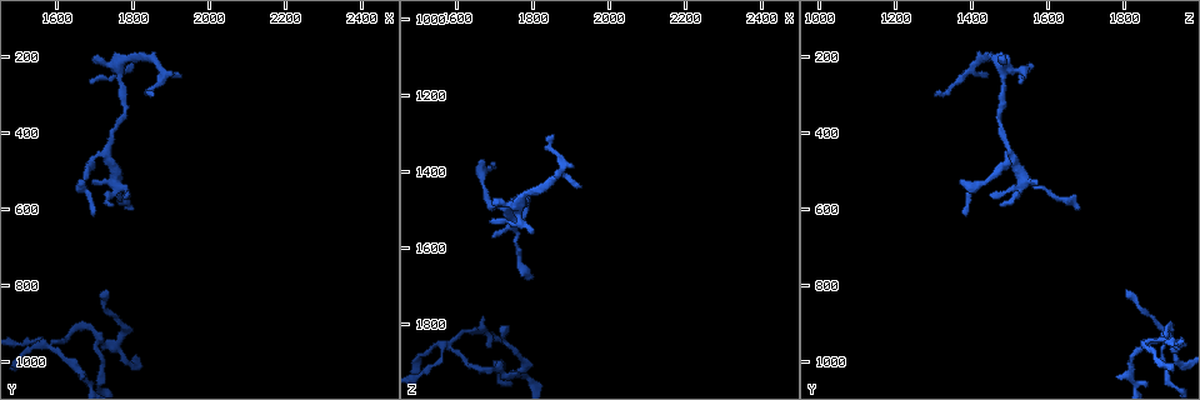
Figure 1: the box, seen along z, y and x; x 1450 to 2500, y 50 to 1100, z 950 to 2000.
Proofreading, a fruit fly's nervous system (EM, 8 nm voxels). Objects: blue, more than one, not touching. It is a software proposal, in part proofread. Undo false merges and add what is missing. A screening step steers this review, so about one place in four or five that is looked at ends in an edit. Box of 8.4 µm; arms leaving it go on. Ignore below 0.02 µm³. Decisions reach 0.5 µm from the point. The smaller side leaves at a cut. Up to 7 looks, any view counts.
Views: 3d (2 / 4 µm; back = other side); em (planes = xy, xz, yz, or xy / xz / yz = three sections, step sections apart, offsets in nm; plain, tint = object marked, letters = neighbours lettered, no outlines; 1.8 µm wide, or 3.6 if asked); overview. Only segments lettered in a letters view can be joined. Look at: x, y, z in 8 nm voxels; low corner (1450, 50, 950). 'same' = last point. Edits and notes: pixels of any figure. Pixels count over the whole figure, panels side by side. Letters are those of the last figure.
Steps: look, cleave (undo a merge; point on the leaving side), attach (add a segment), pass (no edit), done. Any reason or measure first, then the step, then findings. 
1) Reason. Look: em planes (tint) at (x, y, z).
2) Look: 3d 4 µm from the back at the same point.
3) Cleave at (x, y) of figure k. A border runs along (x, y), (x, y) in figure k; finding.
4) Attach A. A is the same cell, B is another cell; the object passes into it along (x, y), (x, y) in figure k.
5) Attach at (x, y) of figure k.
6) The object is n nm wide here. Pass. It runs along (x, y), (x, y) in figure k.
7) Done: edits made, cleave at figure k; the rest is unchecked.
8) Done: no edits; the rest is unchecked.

Tapers out. Look: 3d 2 µm at (1860, 295, 1310).

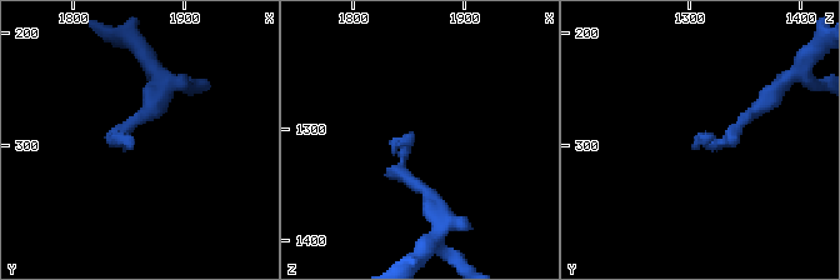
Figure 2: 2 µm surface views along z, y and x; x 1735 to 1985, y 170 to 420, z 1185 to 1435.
Look: em planes (plain) at (1854, 298, 1306).

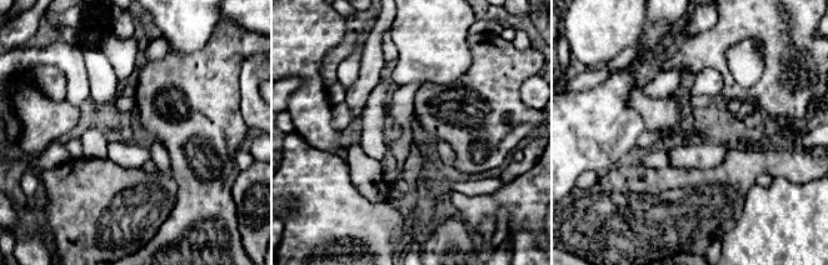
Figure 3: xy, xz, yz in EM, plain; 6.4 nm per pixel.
Look: em planes (letters) at the same point.

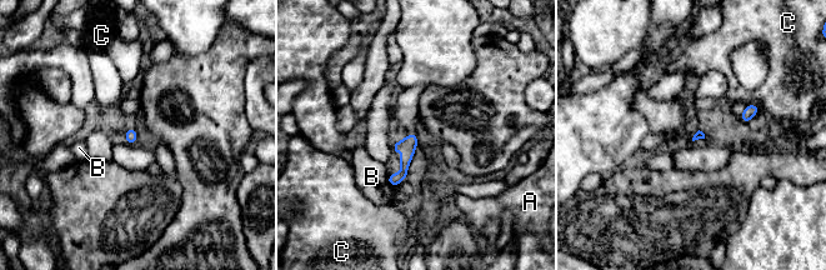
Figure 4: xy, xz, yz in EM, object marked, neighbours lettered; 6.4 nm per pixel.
Pass. A, B and C are other cells; it runs along (414, 138), (393, 181) in figure 4; none of them fits.

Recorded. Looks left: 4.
Free end. Look: em 3.6 µm planes (letters) at (1690, 535, 1575).

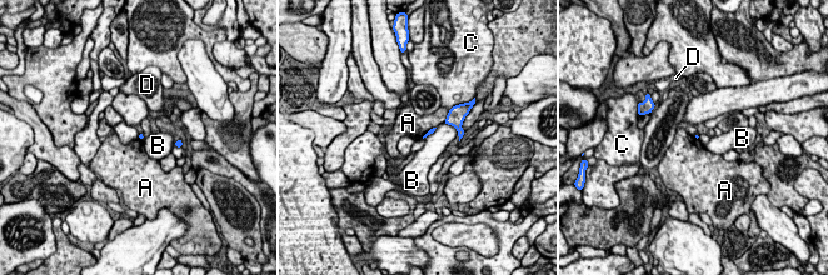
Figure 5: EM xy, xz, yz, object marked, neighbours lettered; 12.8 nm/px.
Pass. A, B, C and D are other cells; a border runs along (435, 126), (430, 128), (420, 139) in figure 5; no lettered segment goes on from it.

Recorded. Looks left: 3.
Thin end. Look: 3d 2 µm at (1705, 200, 1470).

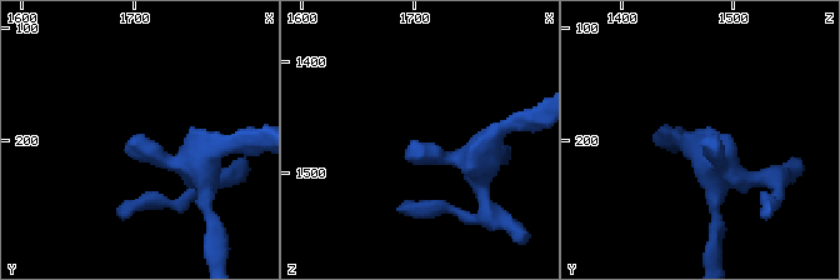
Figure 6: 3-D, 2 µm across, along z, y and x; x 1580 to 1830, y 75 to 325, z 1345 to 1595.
Look: em xy step 16 (letters) at (1698, 204, 1472).

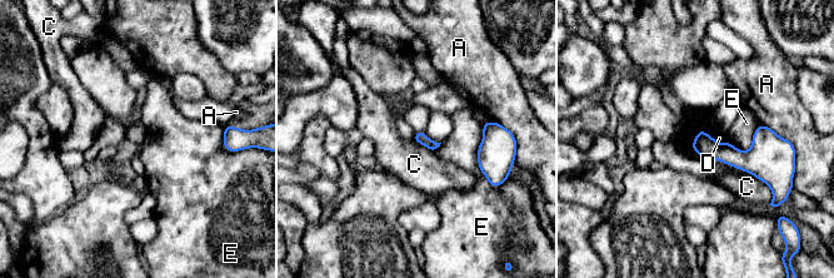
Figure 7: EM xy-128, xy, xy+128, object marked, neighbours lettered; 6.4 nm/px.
Cut it another way. Look: em planes (letters) at the same point.

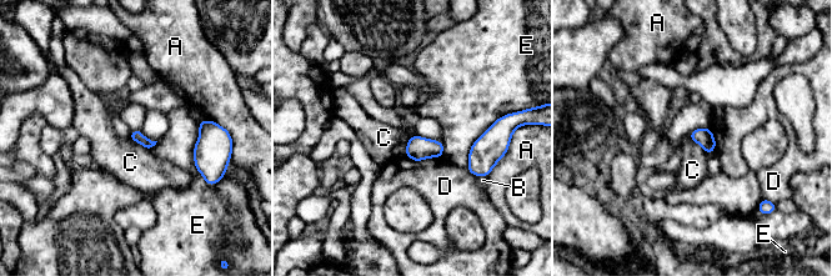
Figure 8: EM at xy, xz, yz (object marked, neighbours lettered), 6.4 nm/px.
Pass. A, B, C, D and E are other cells; a border runs along (129, 136), (149, 150) in figure 8; none of them fits.

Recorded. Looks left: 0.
Done: no edits; the rest is unchecked.

